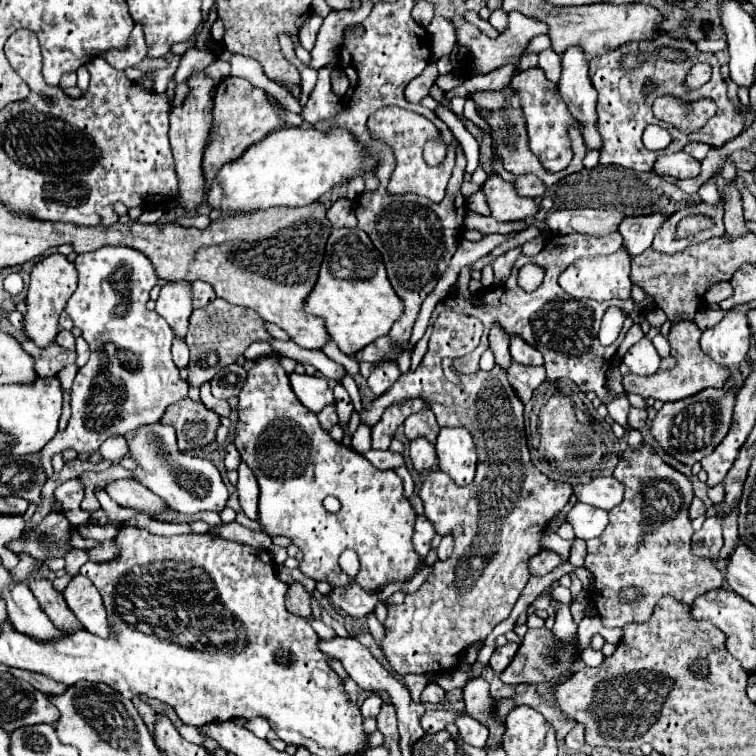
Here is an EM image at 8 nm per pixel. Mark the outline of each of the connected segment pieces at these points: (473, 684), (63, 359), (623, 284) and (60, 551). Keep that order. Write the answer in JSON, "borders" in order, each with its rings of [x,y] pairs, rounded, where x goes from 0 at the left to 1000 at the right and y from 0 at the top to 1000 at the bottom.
{"borders":[[[[634,893],[618,901],[612,909],[612,922],[615,922],[615,940],[618,946],[628,948],[639,959],[647,962],[649,972],[644,985],[663,985],[663,972],[665,972],[665,954],[657,954],[652,948],[652,925],[647,922],[647,903]]],[[[30,451],[28,456],[38,470],[46,472],[49,493],[54,493],[54,499],[70,499],[86,483],[99,480],[99,464],[89,464],[75,454],[67,454],[60,462],[52,462],[49,456],[44,456],[44,451]]],[[[827,327],[800,340],[771,340],[771,343],[763,343],[739,364],[739,377],[758,393],[779,393],[790,398],[803,398],[811,393],[829,396],[835,393],[832,348],[835,348],[835,337]]],[[[65,679],[49,694],[49,700],[30,705],[25,713],[8,720],[8,724],[21,734],[29,729],[60,745],[70,737],[86,737],[91,729],[97,729],[91,718],[94,708],[94,692],[89,684],[81,679]]]]}

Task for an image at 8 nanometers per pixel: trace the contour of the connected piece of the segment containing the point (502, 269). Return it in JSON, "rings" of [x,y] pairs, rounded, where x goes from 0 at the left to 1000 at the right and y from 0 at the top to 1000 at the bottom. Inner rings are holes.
{"rings":[[[681,327],[681,329],[673,329],[671,335],[660,337],[655,345],[652,345],[652,358],[655,358],[655,377],[663,377],[673,361],[676,361],[676,353],[679,348],[684,345],[684,340],[689,337],[689,327]]]}

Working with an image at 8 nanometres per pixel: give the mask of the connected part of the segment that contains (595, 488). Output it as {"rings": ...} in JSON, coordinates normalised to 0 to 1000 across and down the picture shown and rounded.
{"rings":[[[790,631],[776,642],[758,639],[755,644],[763,663],[800,676],[811,673],[824,660],[824,642],[813,631]]]}

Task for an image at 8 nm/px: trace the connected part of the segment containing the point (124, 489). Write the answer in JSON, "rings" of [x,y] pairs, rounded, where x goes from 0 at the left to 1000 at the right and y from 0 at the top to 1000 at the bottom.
{"rings":[[[179,634],[147,636],[139,642],[139,649],[160,671],[176,671],[176,673],[184,673],[192,679],[208,679],[221,671],[218,663],[213,663],[213,657],[202,655],[200,647],[189,644]]]}

